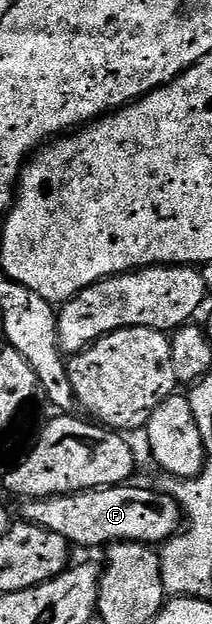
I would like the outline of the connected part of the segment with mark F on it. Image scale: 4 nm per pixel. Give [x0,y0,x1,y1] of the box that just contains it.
[21,485,184,548]

